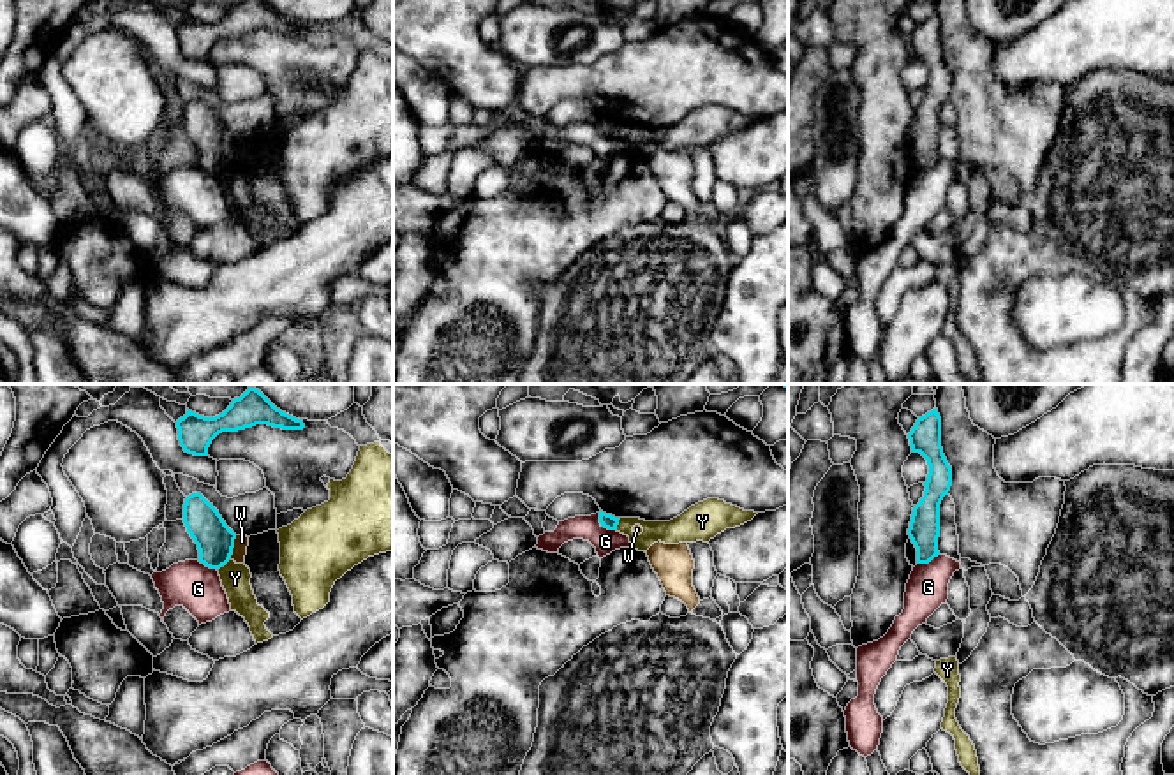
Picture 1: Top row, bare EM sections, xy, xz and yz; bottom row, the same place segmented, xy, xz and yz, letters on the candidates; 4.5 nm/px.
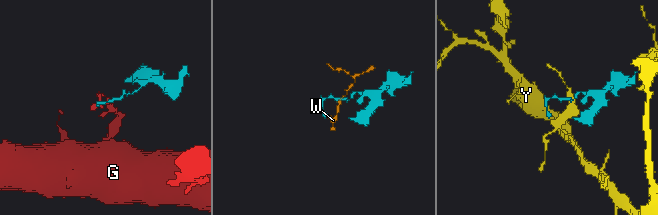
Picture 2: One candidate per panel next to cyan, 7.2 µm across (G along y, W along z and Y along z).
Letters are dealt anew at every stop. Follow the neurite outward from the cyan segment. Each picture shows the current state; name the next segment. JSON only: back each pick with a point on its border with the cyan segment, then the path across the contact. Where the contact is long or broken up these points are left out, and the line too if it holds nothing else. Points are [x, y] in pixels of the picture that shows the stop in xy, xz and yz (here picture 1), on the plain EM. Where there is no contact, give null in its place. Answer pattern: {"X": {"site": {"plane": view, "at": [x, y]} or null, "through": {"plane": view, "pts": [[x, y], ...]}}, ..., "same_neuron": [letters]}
{"same_neuron": []}

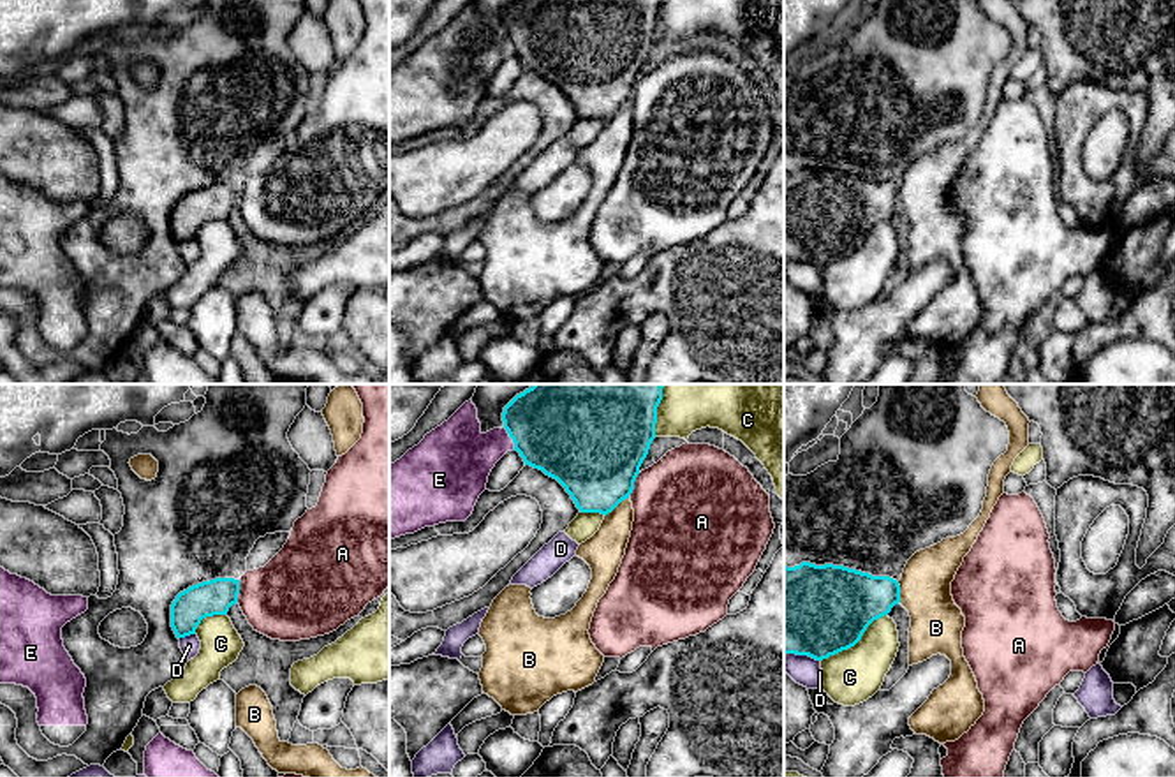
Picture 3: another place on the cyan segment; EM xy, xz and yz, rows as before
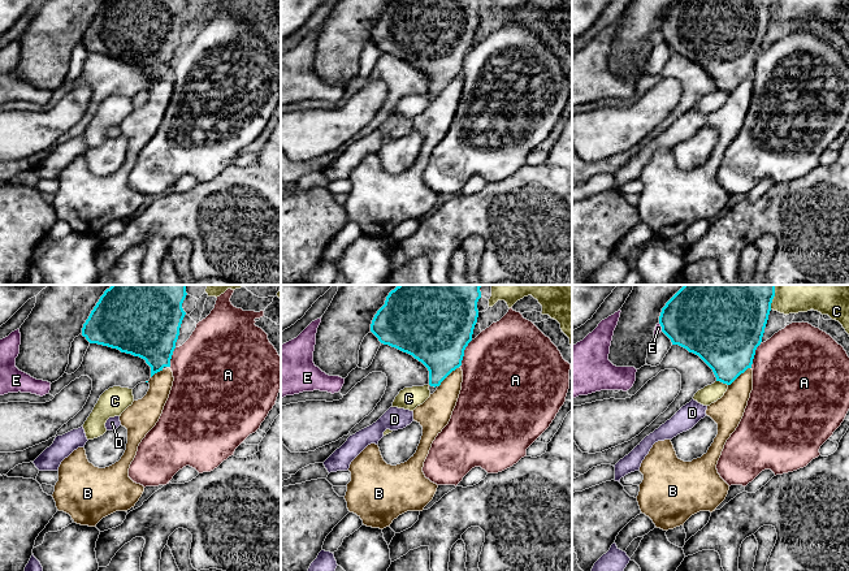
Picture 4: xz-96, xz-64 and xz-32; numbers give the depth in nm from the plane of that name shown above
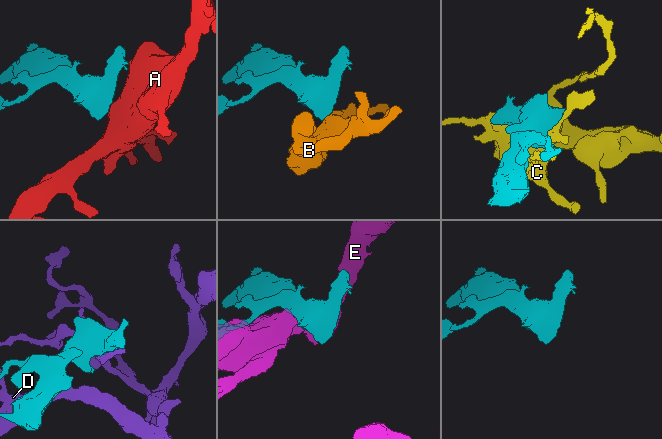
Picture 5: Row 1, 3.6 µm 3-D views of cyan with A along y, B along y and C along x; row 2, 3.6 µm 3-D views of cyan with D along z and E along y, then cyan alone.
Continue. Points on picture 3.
{"same_neuron": []}

